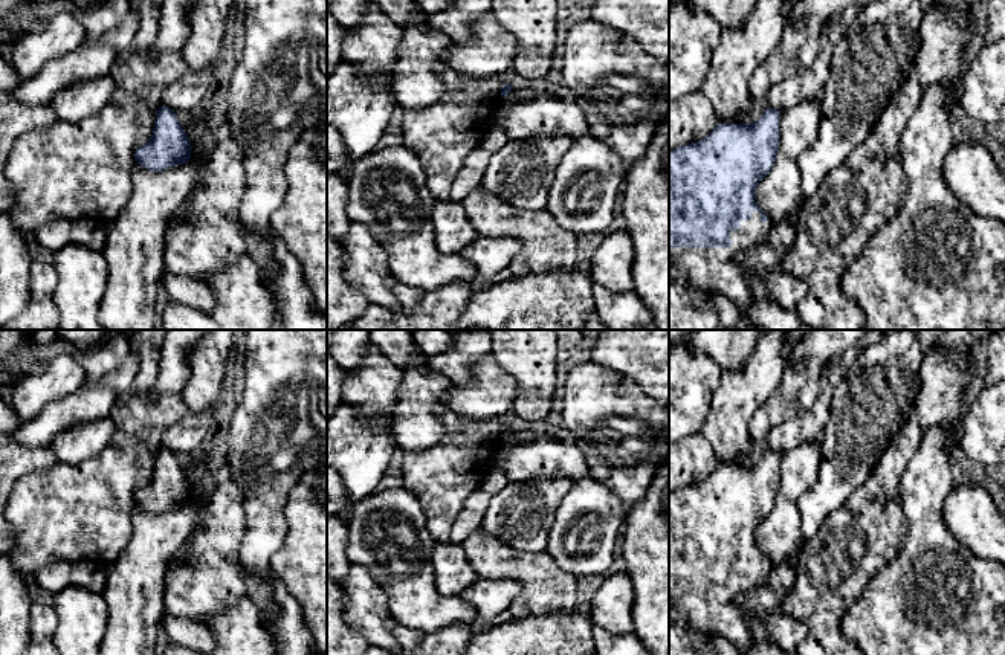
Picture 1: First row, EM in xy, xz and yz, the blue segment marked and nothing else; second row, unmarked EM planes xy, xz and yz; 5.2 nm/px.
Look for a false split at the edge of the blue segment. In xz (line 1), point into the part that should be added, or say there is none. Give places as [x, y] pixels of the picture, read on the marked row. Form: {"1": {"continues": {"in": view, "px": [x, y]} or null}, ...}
{"1": {"continues": null}}

